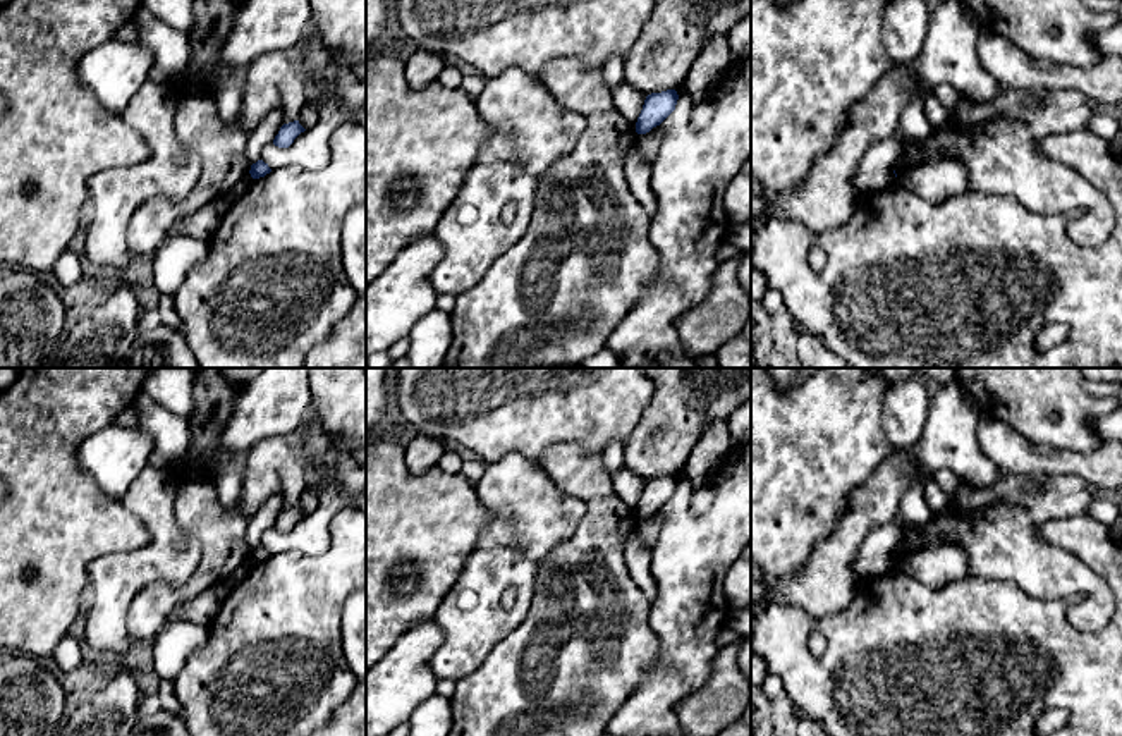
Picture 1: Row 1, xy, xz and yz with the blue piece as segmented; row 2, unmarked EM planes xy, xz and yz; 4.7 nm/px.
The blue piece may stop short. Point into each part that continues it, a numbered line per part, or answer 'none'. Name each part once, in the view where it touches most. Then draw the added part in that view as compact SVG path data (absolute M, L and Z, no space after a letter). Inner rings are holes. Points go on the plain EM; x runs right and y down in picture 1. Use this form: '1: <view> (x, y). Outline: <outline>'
none

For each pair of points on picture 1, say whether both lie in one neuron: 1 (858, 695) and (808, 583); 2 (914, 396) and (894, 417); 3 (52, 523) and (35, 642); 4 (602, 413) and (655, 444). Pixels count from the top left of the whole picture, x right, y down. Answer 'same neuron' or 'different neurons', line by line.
1: different neurons
2: same neuron
3: same neuron
4: different neurons

